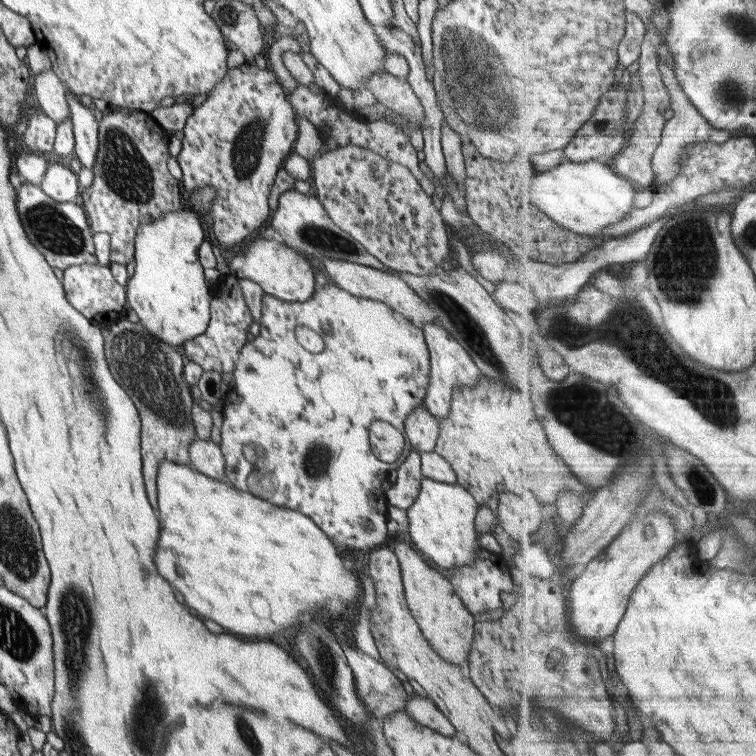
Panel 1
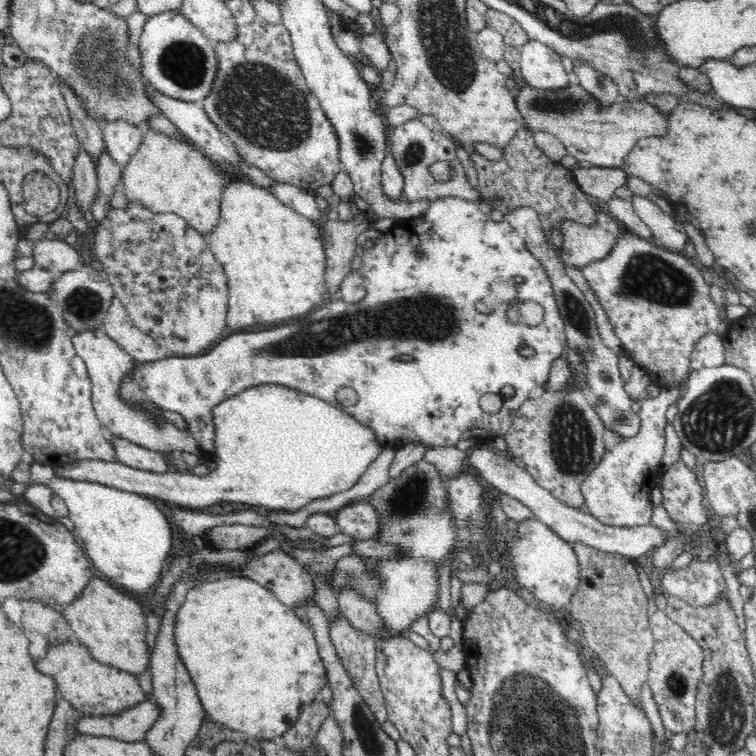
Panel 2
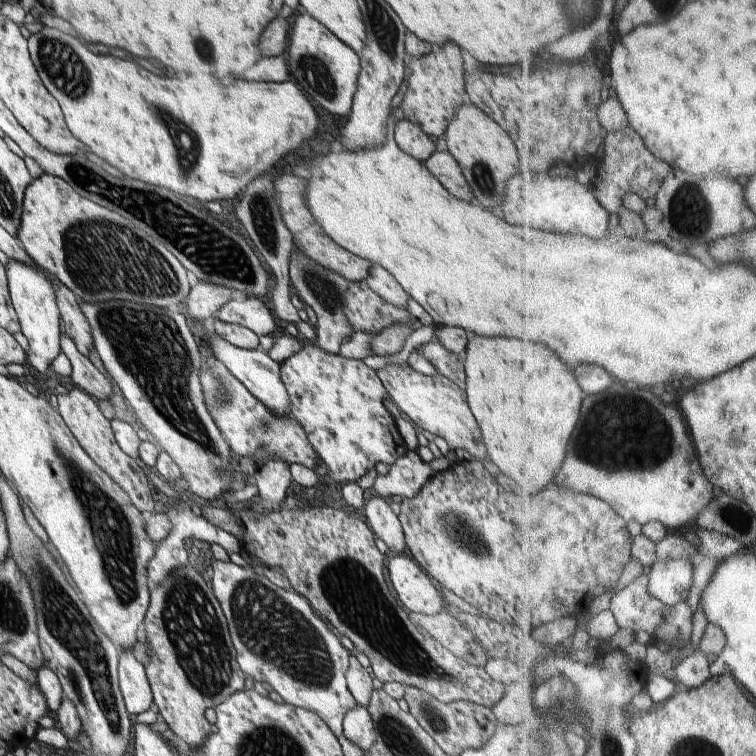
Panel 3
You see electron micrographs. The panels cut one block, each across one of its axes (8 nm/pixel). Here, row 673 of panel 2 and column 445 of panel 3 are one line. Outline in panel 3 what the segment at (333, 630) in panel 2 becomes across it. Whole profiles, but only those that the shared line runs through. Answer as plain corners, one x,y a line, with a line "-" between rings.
436,340
418,346
416,352
420,352
422,356
425,356
426,360
434,365
438,373
452,380
460,389
466,388
467,375
465,374
463,354
448,352
448,350

